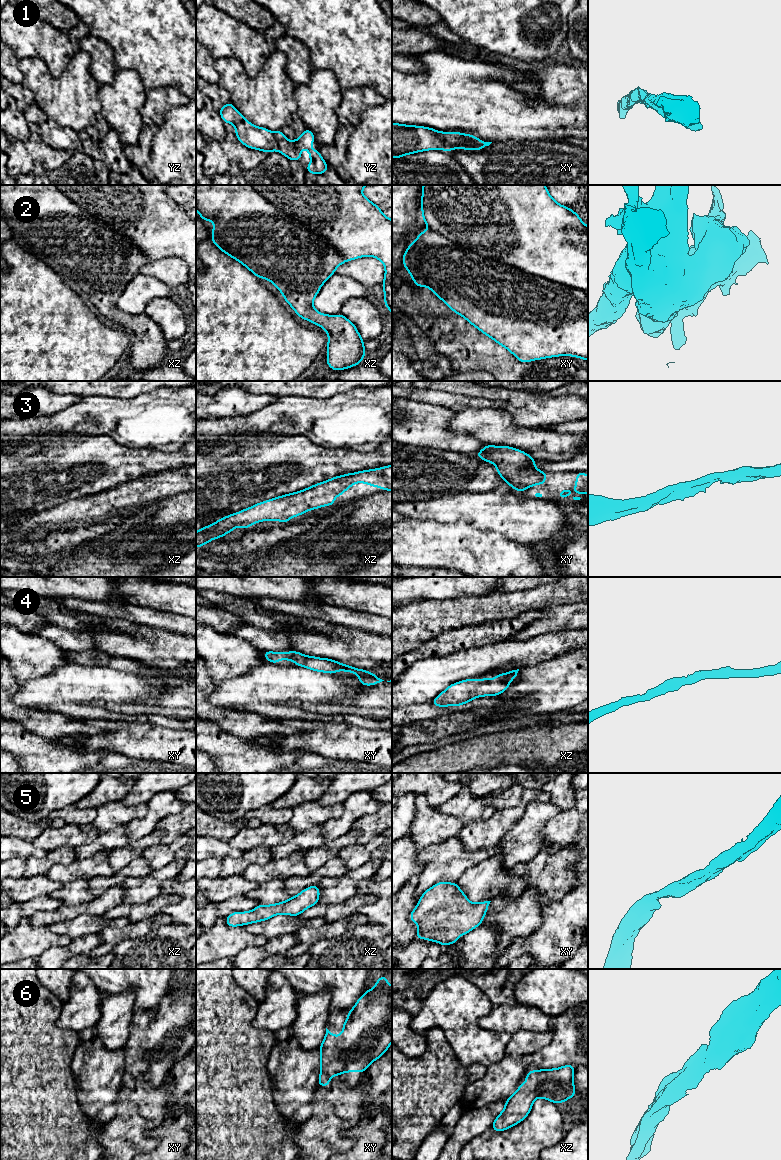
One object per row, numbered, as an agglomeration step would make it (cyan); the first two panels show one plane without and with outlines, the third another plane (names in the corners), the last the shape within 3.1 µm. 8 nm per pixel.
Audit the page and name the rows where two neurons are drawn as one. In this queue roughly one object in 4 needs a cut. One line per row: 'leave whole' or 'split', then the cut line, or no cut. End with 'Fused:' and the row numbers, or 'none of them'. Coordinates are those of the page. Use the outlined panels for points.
1: split; cut xy (438, 132), (445, 149)
2: split; cut xy (430, 228), (587, 293)
3: leave whole; cut none
4: leave whole; cut none
5: leave whole; cut none
6: leave whole; cut none
Fused: 1, 2

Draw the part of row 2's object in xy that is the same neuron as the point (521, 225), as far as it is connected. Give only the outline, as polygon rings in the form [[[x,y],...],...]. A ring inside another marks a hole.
[[[423,185],[421,198],[422,218],[432,230],[440,233],[456,244],[459,251],[459,261],[452,267],[451,274],[442,274],[442,278],[458,278],[459,284],[469,281],[480,270],[480,258],[495,258],[497,261],[509,264],[516,269],[576,288],[588,293],[588,226],[586,226],[572,209],[557,203],[549,194],[545,185]]]

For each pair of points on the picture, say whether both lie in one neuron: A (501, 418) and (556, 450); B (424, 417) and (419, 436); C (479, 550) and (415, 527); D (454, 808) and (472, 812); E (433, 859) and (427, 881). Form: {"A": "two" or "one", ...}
{"A": "one", "B": "one", "C": "one", "D": "one", "E": "one"}

